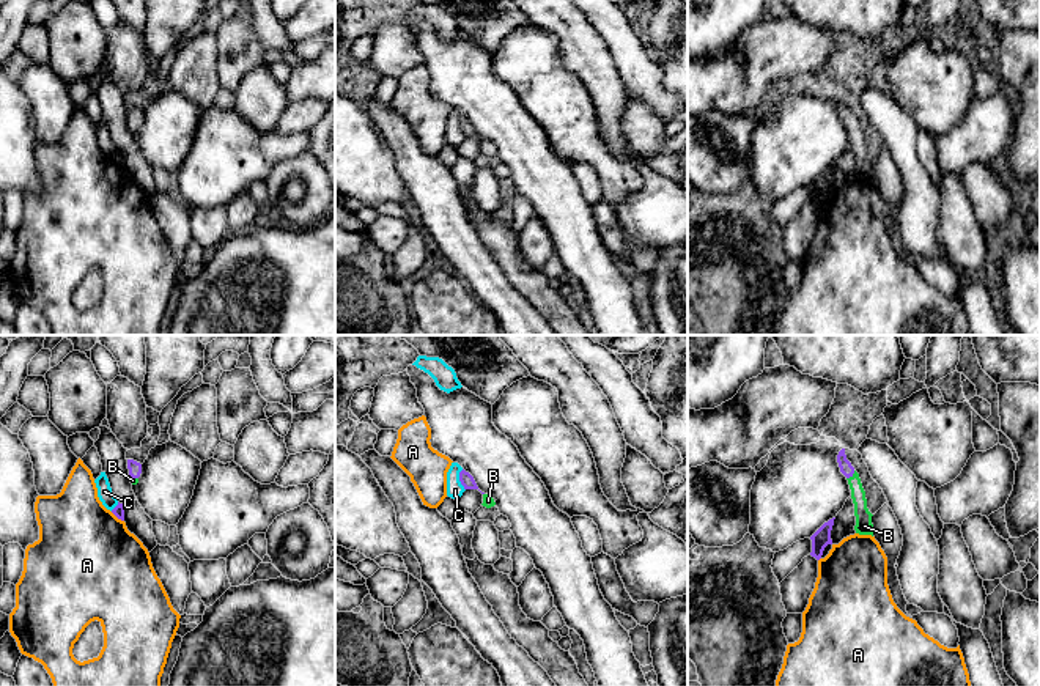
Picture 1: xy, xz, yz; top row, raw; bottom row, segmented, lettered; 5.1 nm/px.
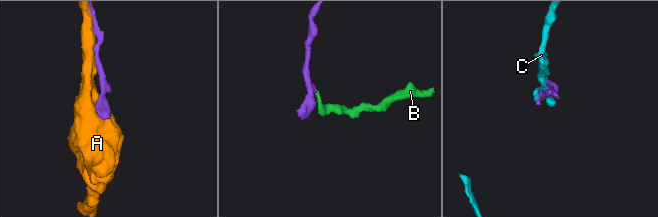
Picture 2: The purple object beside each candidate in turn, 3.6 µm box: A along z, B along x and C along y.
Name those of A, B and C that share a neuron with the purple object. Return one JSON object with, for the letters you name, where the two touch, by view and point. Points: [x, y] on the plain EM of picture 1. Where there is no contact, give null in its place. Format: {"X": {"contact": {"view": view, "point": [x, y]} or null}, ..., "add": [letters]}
{"B": {"contact": {"view": "yz", "point": [850, 123]}}, "add": ["B"]}

